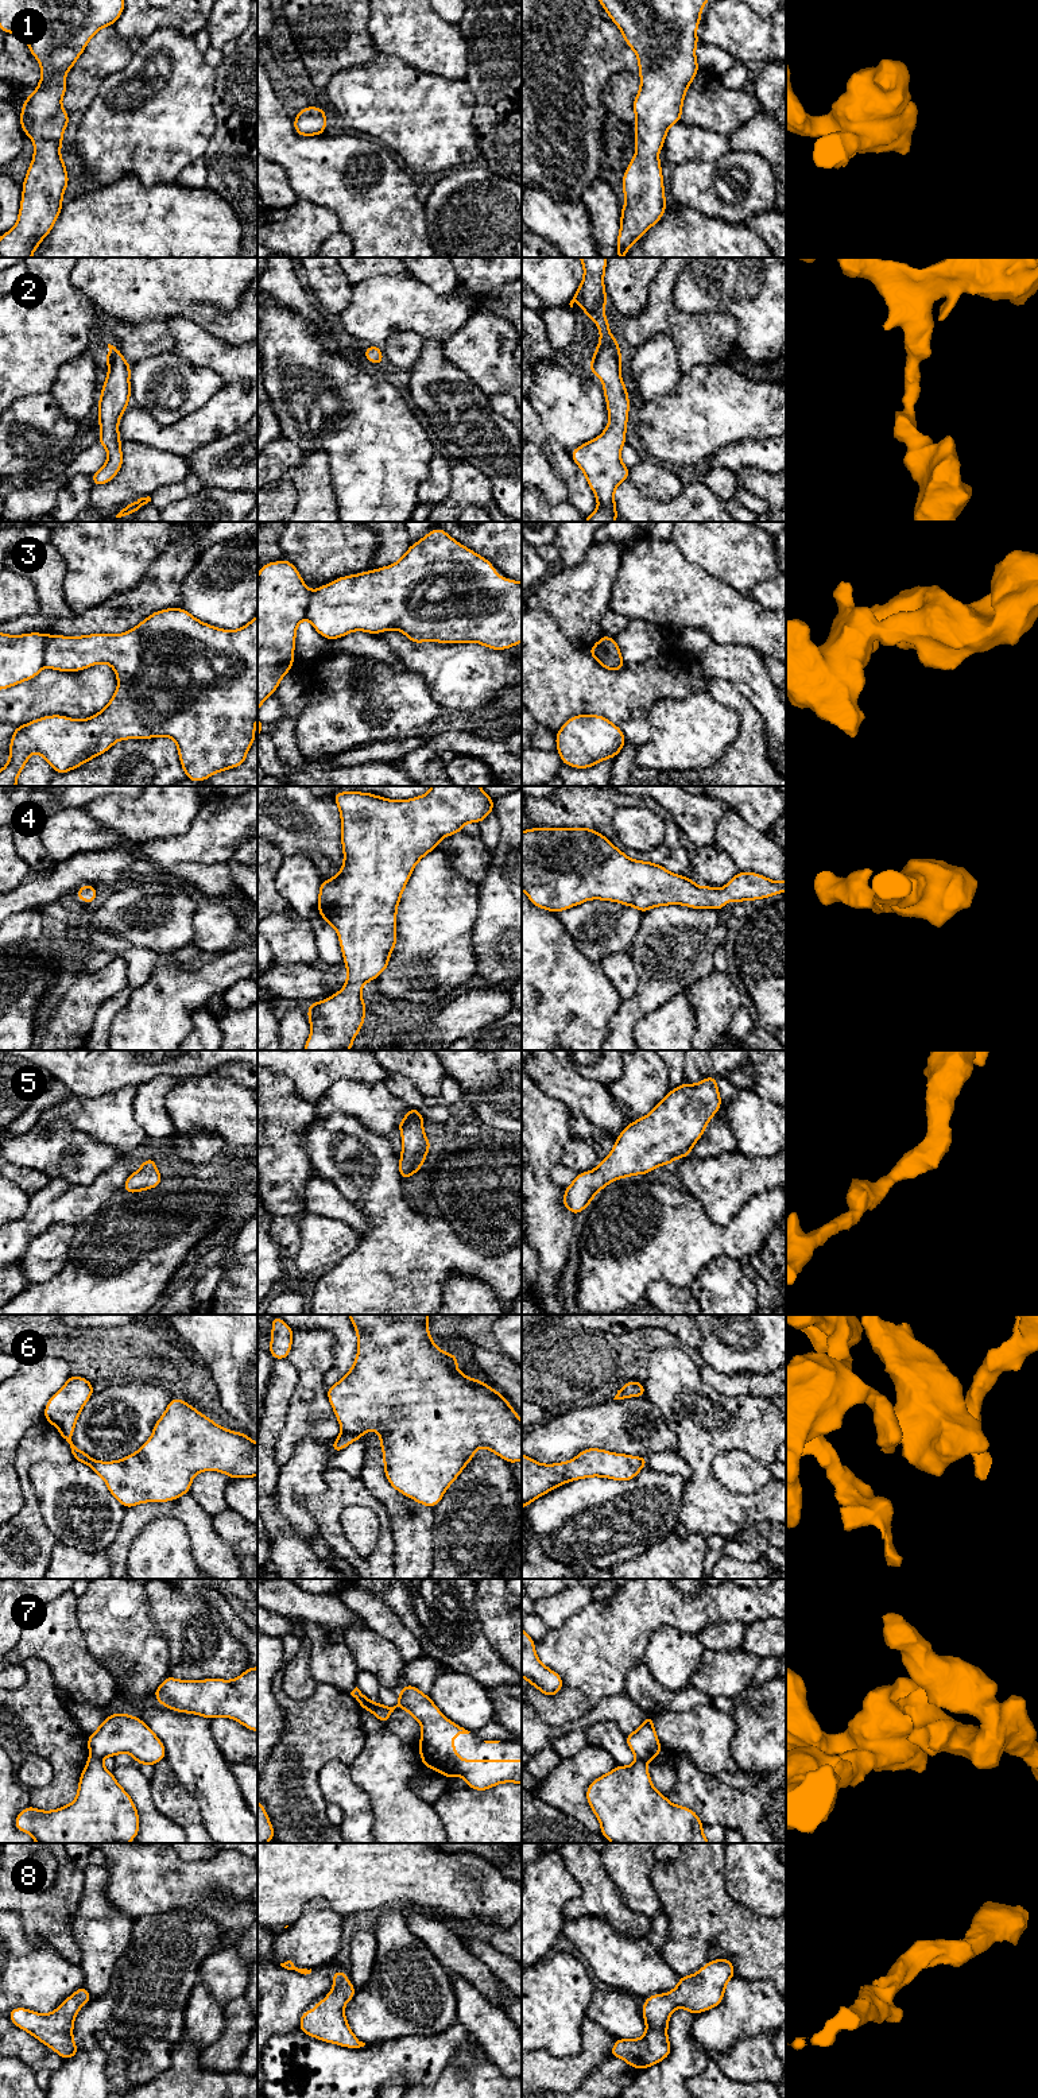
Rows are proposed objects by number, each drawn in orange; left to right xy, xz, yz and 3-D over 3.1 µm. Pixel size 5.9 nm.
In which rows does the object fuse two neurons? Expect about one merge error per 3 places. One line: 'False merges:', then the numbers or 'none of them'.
False merges: 3, 6, 7

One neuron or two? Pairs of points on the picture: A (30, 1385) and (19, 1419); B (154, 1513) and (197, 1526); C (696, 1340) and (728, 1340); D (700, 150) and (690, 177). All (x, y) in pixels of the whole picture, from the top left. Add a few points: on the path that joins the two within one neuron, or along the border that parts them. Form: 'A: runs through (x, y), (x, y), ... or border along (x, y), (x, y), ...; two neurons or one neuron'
A: runs through (26, 1393), (19, 1401), (19, 1411); one neuron
B: runs through (165, 1510), (181, 1510), (186, 1516); one neuron
C: border along (697, 1328), (701, 1335), (698, 1350); two neurons
D: border along (728, 151), (715, 161), (686, 161), (673, 166); two neurons

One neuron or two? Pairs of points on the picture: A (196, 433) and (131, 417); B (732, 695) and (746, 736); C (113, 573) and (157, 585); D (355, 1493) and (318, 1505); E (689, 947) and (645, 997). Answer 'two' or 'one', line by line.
A: one
B: one
C: two
D: one
E: one

